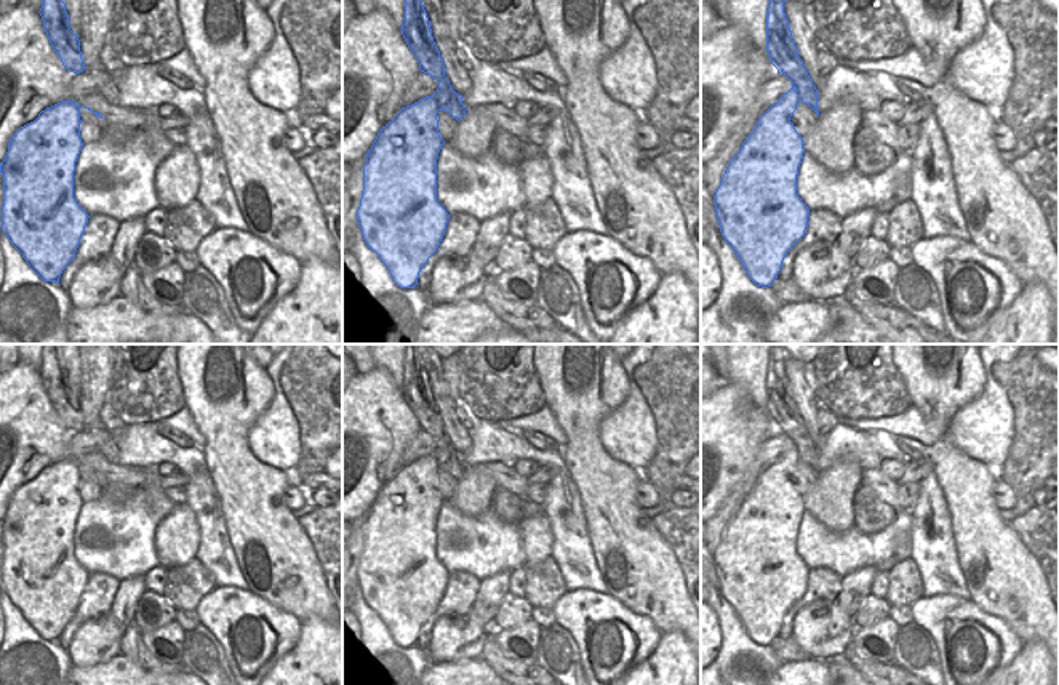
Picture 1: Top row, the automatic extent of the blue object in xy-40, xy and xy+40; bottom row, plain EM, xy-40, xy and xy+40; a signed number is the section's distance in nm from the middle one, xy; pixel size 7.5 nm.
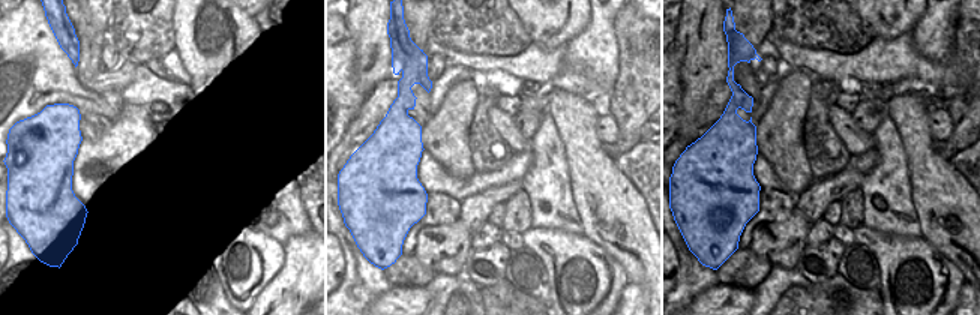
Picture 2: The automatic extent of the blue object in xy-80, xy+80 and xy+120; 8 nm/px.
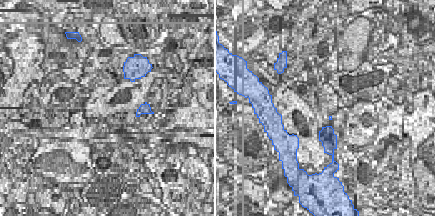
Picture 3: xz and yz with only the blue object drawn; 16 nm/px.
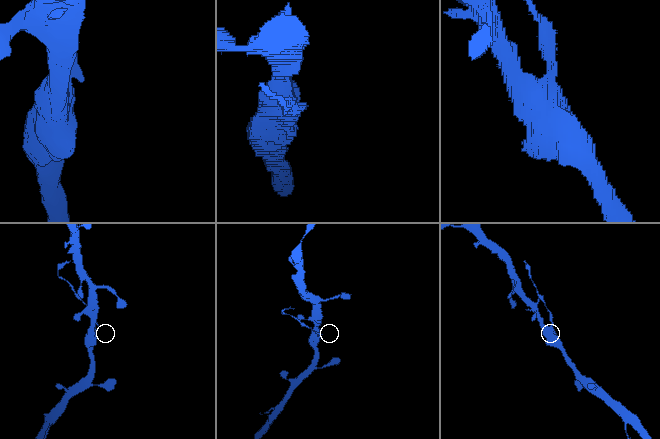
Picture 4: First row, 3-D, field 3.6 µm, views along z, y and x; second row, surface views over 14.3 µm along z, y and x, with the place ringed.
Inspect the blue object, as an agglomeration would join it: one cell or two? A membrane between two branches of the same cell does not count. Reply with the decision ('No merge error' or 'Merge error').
Merge error.

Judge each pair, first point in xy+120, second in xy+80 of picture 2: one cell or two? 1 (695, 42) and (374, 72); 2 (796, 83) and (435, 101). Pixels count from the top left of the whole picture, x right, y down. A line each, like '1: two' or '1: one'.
1: one
2: two

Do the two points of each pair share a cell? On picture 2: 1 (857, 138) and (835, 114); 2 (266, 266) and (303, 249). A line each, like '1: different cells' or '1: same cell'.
1: same cell
2: different cells

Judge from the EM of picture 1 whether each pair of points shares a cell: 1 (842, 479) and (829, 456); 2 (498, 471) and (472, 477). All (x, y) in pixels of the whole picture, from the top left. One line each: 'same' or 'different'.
1: different
2: different

